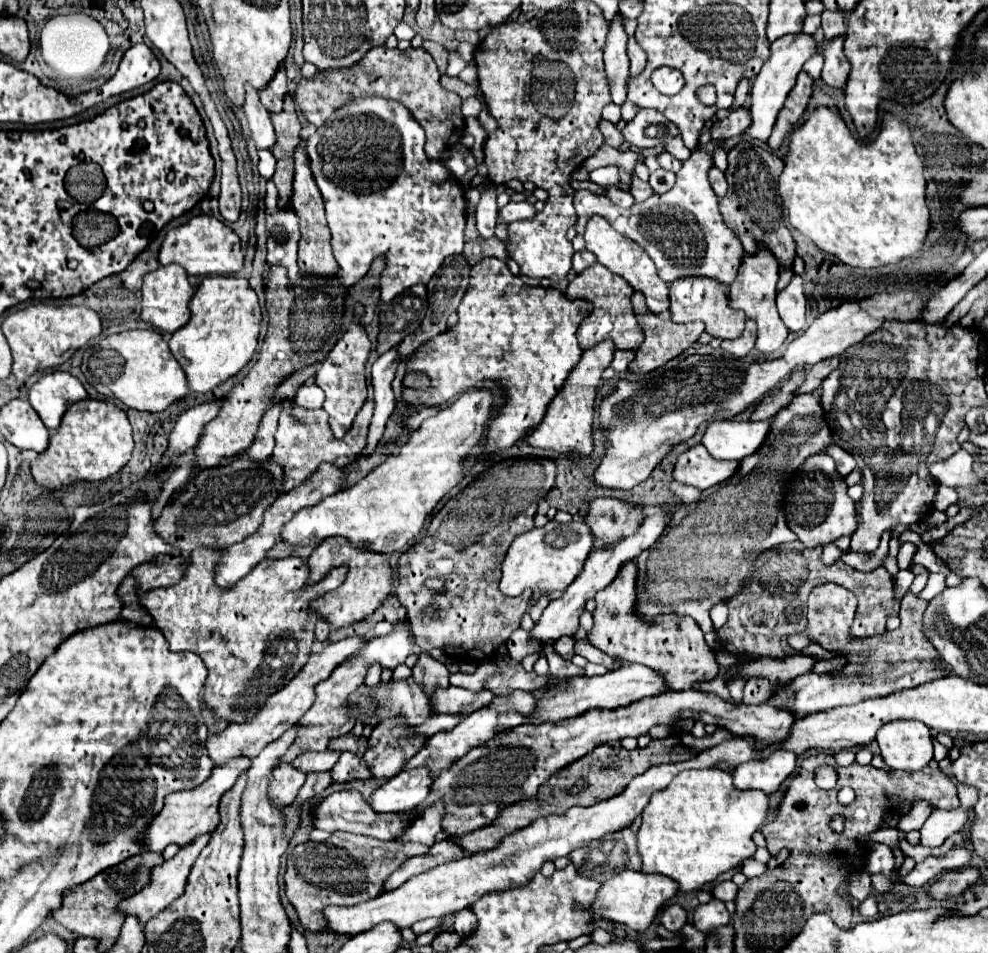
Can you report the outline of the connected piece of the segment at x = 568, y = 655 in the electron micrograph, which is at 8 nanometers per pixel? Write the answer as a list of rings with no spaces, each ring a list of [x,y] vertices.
[[[564,637],[560,639],[560,643],[554,643],[556,653],[560,653],[564,659],[572,659],[574,657],[574,637]]]

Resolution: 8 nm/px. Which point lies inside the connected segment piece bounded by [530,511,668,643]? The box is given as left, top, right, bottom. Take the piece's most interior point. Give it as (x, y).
(560, 618)

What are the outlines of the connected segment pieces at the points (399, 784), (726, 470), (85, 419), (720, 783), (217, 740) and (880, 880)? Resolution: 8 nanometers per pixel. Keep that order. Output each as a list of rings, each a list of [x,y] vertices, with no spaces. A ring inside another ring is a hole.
[[[426,767],[402,771],[374,789],[370,807],[376,813],[402,813],[416,809],[428,795],[432,779]]]
[[[694,445],[678,455],[672,469],[672,479],[702,491],[728,479],[736,467],[736,461],[716,461],[708,455],[708,451],[704,451],[702,445]]]
[[[84,399],[64,413],[50,445],[32,461],[32,477],[40,487],[62,489],[74,481],[100,481],[118,473],[132,455],[132,427],[126,413],[114,405]]]
[[[688,769],[678,773],[672,783],[656,791],[642,811],[642,825],[638,829],[636,847],[642,857],[642,873],[666,875],[678,883],[680,891],[698,891],[704,883],[718,875],[736,869],[744,859],[752,857],[756,845],[752,833],[762,827],[768,817],[768,795],[762,791],[738,791],[732,785],[732,775],[722,769]]]
[[[348,637],[348,639],[336,641],[336,643],[324,643],[320,649],[316,649],[310,655],[308,663],[304,665],[304,669],[288,685],[284,685],[280,691],[270,695],[268,701],[254,713],[252,719],[246,719],[244,723],[230,723],[224,731],[214,733],[206,739],[206,749],[208,749],[210,759],[216,765],[222,765],[230,759],[240,759],[240,757],[254,759],[260,753],[260,749],[264,745],[268,745],[268,741],[278,739],[288,727],[292,727],[304,715],[304,711],[308,711],[308,707],[312,707],[312,703],[316,699],[314,687],[322,679],[326,679],[336,665],[340,665],[344,659],[348,659],[348,655],[354,655],[356,647],[360,647],[360,643],[366,643],[366,639],[364,637]]]
[[[870,875],[870,877],[873,889],[880,894],[888,893],[895,882],[894,879],[892,880],[891,878],[884,877],[883,875]]]

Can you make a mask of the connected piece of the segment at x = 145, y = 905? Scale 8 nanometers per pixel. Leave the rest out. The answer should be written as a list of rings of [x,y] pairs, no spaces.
[[[202,835],[200,839],[196,839],[196,843],[192,843],[192,845],[188,845],[188,847],[182,847],[172,859],[162,861],[160,865],[156,865],[156,867],[152,869],[152,873],[150,873],[148,885],[146,885],[140,893],[134,893],[134,895],[122,899],[116,909],[118,909],[120,913],[124,913],[124,915],[136,917],[138,923],[140,923],[140,927],[144,927],[154,915],[158,915],[162,909],[166,909],[174,899],[178,899],[178,897],[184,893],[184,883],[186,883],[186,879],[188,879],[188,871],[192,869],[196,857],[200,855],[200,851],[202,851],[204,845],[208,843],[208,839],[210,839],[210,835]]]

